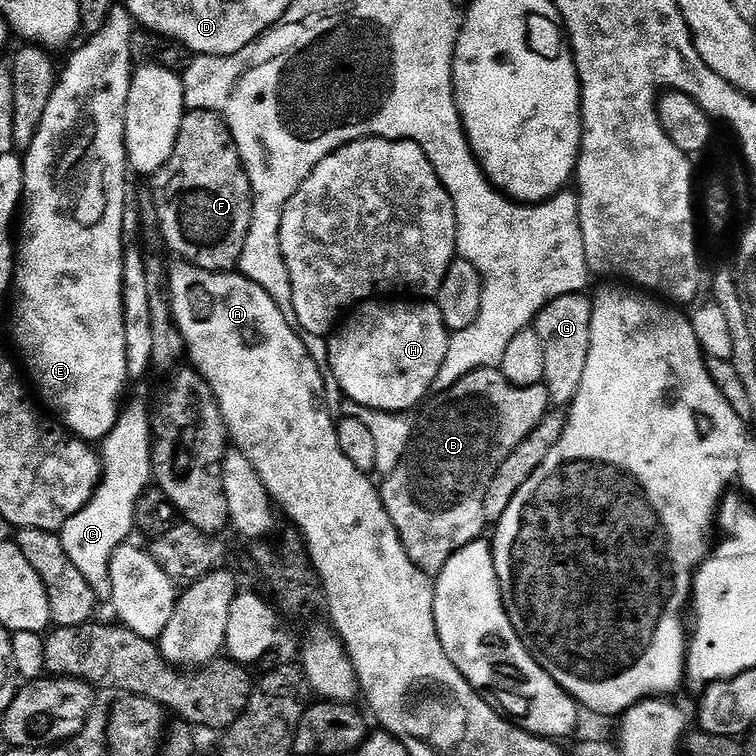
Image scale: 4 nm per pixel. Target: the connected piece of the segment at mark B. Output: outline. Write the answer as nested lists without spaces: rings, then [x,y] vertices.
[[[499,368],[474,370],[466,374],[466,378],[454,382],[454,386],[445,392],[436,392],[434,398],[436,400],[429,399],[419,409],[420,417],[415,417],[406,454],[402,454],[398,466],[390,475],[383,477],[379,485],[386,514],[390,514],[394,530],[398,530],[406,554],[410,554],[410,562],[433,578],[440,575],[446,562],[450,562],[450,558],[458,554],[462,546],[485,535],[484,499],[494,474],[498,474],[502,462],[510,458],[515,448],[550,411],[550,397],[543,384],[514,386],[514,382],[505,378]]]

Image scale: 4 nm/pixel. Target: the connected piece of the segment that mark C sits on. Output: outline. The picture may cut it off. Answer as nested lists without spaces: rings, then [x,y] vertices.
[[[136,394],[125,403],[120,411],[120,418],[114,426],[114,430],[104,437],[101,446],[101,464],[104,467],[104,475],[101,476],[99,487],[96,488],[92,500],[63,524],[58,535],[63,544],[63,550],[70,557],[70,562],[78,567],[86,582],[90,583],[99,601],[106,602],[112,597],[110,586],[110,558],[114,550],[121,547],[131,539],[131,532],[135,531],[137,500],[153,481],[152,474],[152,412],[148,410],[148,398],[144,394]]]

